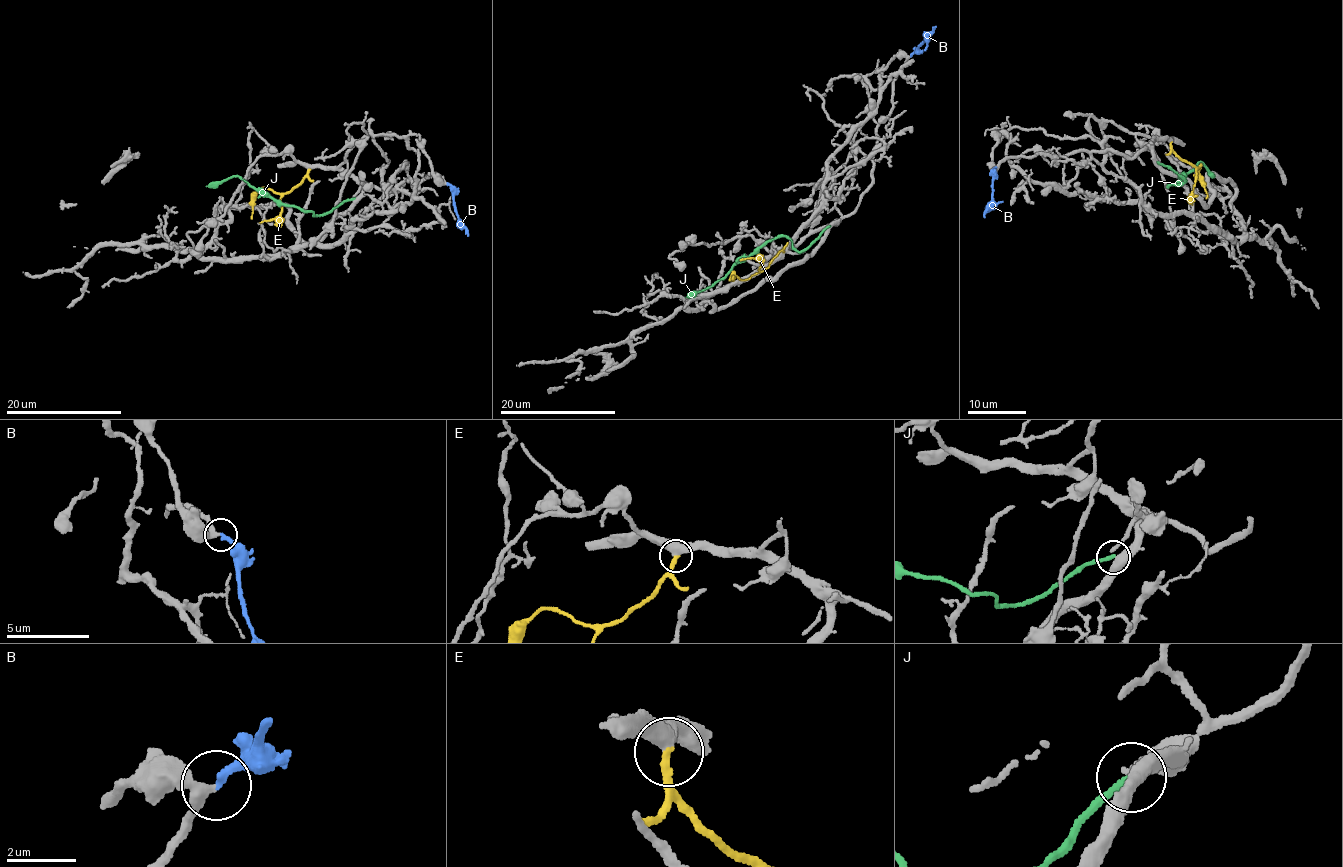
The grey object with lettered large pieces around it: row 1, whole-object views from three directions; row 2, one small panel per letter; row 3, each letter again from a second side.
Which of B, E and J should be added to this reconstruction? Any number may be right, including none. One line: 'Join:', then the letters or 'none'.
Join: B, E

